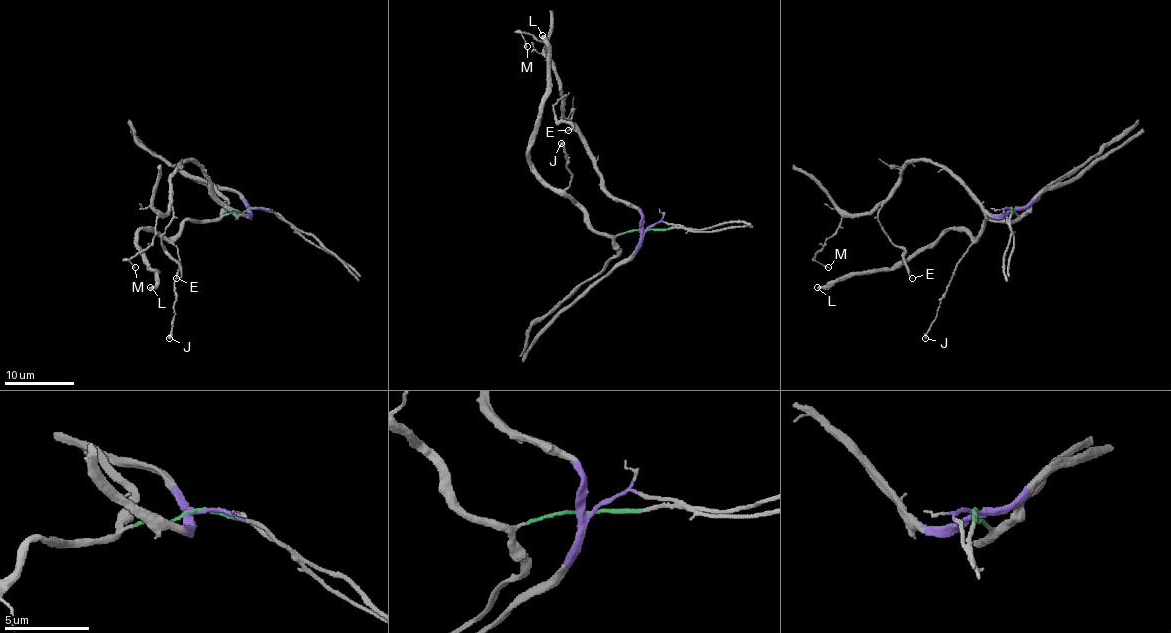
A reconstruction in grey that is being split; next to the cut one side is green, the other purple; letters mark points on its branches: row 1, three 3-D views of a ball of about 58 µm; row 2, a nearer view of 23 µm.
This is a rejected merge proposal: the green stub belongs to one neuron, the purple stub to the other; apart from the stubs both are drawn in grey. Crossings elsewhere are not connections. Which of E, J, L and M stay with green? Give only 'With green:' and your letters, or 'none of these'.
With green: J, L

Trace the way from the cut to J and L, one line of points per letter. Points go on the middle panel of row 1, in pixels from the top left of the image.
J: (642, 231), (615, 236), (597, 232), (589, 213), (564, 191), (571, 173), (566, 168), (561, 142)
L: (642, 231), (597, 232), (589, 217), (530, 161), (530, 135), (547, 87), (547, 43), (542, 35)

